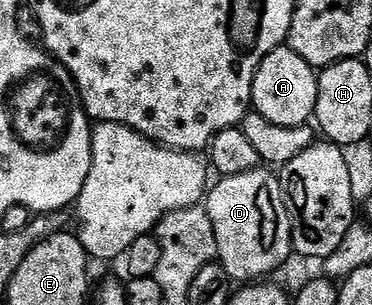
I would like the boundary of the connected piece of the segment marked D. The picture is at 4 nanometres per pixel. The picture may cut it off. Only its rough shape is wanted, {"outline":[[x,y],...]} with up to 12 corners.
{"outline":[[275,171],[219,177],[206,193],[218,263],[263,281],[293,255]]}

